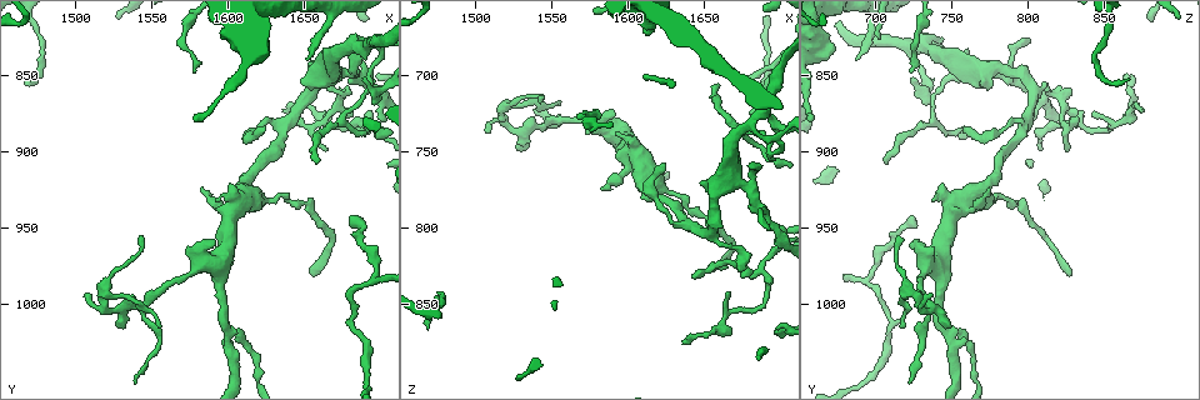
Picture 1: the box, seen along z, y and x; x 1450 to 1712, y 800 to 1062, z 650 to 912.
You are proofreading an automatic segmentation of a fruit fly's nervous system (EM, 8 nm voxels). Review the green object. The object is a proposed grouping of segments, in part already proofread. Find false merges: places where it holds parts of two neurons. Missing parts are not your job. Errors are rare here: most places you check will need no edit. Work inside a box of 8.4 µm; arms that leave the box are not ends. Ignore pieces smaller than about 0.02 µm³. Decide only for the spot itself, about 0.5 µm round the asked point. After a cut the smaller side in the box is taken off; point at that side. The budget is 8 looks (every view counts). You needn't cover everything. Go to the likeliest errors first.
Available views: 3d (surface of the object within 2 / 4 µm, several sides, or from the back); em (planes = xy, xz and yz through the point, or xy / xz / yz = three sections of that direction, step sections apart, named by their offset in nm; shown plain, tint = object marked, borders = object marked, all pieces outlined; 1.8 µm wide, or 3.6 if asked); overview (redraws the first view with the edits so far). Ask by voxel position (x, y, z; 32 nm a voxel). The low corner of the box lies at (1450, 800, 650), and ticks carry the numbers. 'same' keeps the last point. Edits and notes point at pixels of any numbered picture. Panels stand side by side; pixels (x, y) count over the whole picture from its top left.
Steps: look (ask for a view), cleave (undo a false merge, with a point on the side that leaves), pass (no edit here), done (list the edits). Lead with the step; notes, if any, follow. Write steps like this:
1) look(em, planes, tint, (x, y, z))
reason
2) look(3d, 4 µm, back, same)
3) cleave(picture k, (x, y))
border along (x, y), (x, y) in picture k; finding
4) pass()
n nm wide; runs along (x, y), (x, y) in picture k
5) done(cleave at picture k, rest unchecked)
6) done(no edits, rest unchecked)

look(em, planes, plain, (1600, 1020, 746))
two arms in line, one across

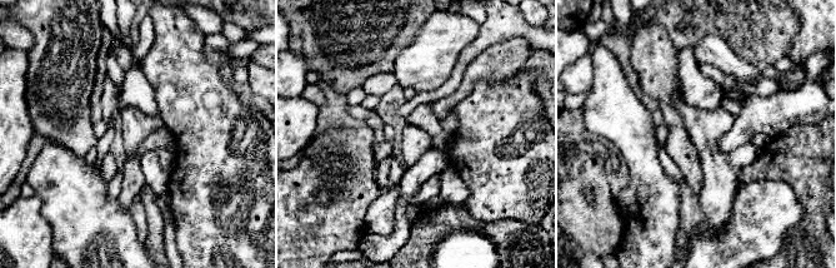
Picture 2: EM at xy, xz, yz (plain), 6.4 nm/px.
look(em, planes, tint, same)

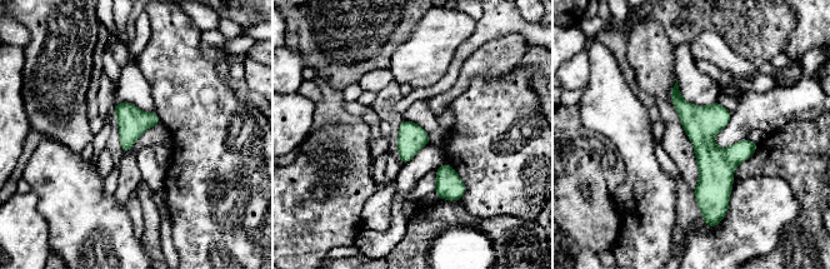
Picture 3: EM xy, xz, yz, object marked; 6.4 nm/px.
pass()
runs along (675, 89), (701, 126), (706, 204) in picture 3; all the same neuron

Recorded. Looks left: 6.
look(3d, 4 µm, (1686, 880, 830))
sharp bend

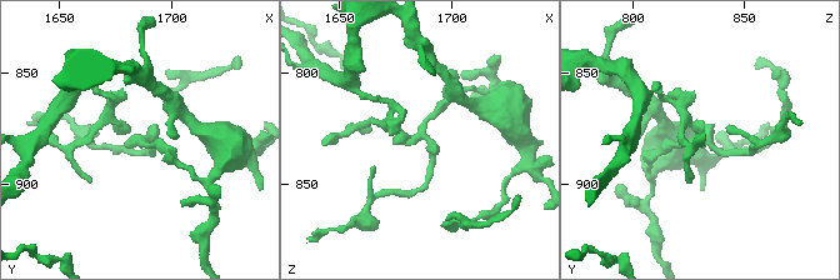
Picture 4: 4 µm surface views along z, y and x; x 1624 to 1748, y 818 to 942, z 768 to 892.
look(em, xy, step 4, tint, (1686, 878, 830))

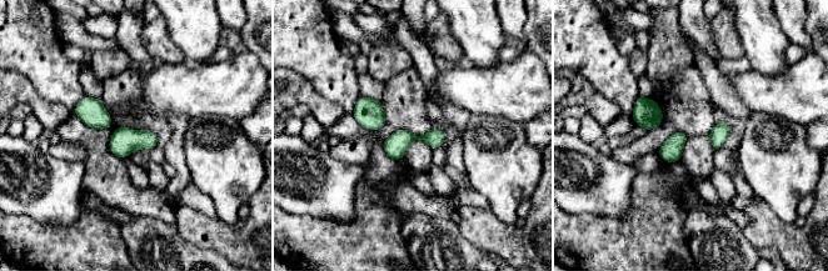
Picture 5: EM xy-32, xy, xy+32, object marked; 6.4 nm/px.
pass()
one neuron here

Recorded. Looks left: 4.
look(3d, 2 µm, (1666, 846, 764))
thick turns thin

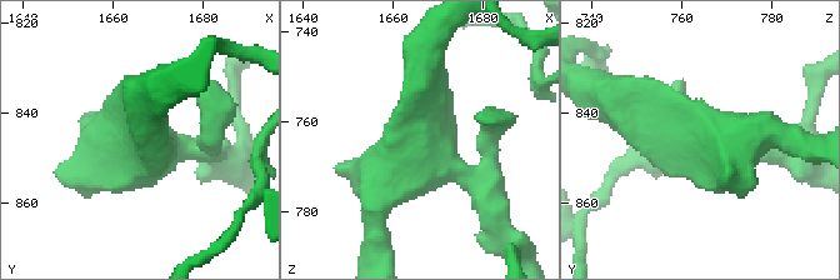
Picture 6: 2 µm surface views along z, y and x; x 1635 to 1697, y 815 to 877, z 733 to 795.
look(em, planes, tint, (1667, 848, 765))
need the tissue

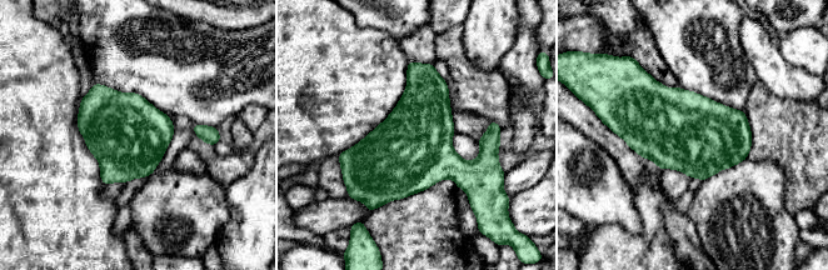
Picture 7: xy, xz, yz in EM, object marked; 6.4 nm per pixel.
pass()
all the same neuron

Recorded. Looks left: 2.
done(no edits, rest unchecked)

